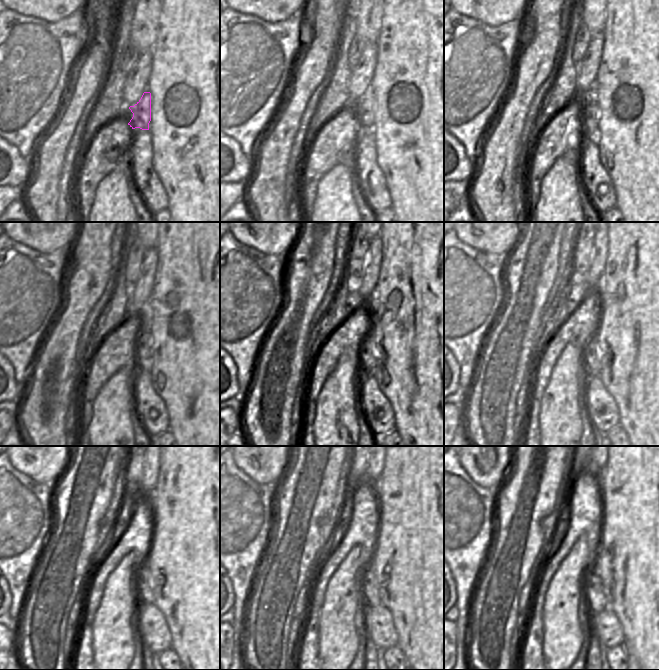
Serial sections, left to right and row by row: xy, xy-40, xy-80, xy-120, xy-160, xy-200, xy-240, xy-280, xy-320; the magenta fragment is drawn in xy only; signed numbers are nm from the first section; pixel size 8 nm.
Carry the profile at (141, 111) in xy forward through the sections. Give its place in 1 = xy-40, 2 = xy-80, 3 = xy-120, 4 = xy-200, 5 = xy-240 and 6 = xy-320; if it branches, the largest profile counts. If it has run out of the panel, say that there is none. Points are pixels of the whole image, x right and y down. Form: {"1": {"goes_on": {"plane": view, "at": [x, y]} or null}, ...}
{"1": {"goes_on": {"plane": "xy-40", "at": [364, 113]}}, "2": {"goes_on": {"plane": "xy-80", "at": [590, 111]}}, "3": {"goes_on": {"plane": "xy-120", "at": [143, 343]}}, "4": {"goes_on": {"plane": "xy-200", "at": [591, 353]}}, "5": {"goes_on": {"plane": "xy-240", "at": [144, 585]}}, "6": {"goes_on": {"plane": "xy-320", "at": [594, 591]}}}

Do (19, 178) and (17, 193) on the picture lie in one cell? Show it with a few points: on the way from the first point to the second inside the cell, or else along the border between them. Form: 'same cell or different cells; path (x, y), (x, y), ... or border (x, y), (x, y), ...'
different cells; border (10, 185), (18, 185), (23, 188)

